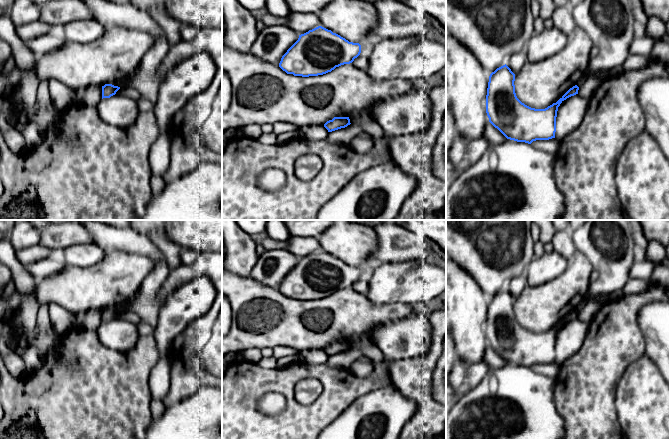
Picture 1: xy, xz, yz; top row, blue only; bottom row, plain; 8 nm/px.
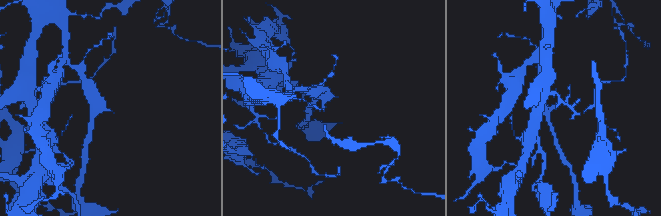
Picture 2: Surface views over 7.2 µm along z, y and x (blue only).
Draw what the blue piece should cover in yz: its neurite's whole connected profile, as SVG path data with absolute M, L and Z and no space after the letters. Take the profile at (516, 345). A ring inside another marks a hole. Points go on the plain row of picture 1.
M506 288L490 298L486 319L486 337L489 346L507 363L517 366L531 368L536 364L555 362L558 331L567 322L578 318L579 311L573 310L556 327L547 332L535 333L525 329L517 322L514 305L515 298Z

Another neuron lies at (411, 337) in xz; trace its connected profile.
M426 312L414 317L397 320L374 331L371 338L384 354L384 359L399 360L425 355L431 344L431 320Z

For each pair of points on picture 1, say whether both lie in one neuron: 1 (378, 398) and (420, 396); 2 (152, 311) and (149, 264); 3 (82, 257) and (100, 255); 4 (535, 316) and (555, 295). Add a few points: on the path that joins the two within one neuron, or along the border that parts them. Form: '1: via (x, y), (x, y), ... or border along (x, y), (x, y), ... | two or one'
1: border along (391, 384), (416, 404), (416, 411), (408, 420) | two
2: border along (146, 255), (154, 261), (154, 267), (138, 291) | two
3: via (86, 255), (96, 255) | one
4: via (540, 311), (551, 300) | one

